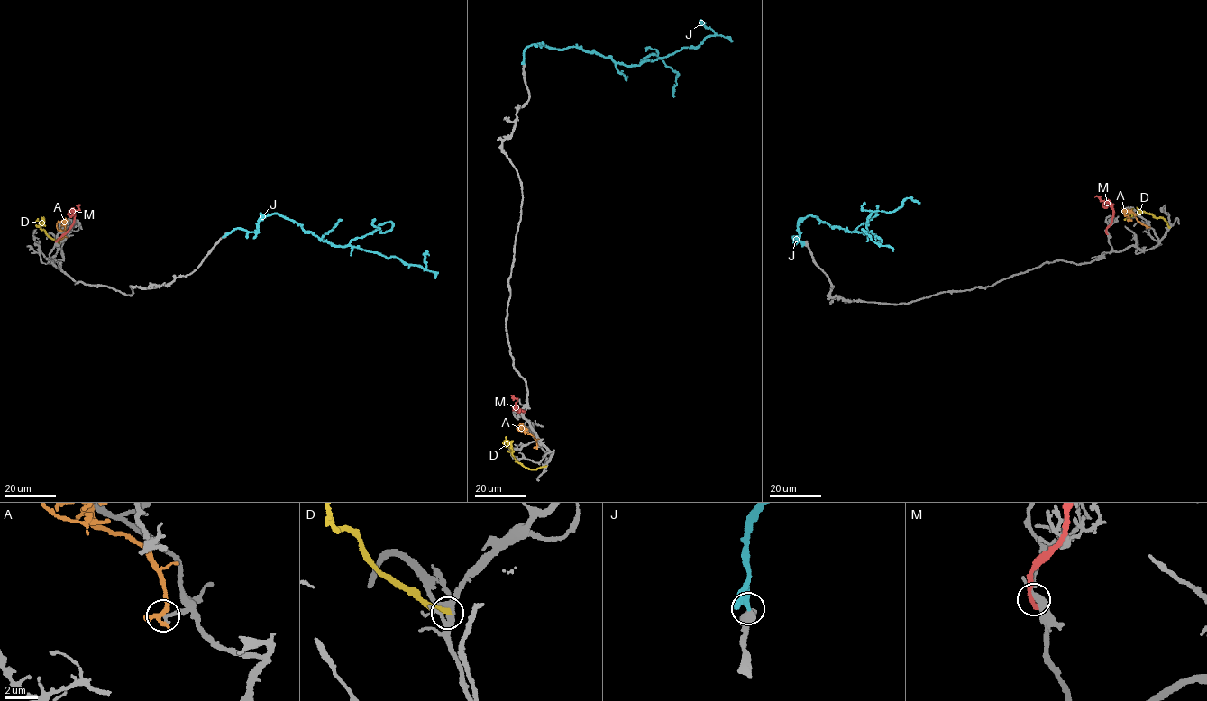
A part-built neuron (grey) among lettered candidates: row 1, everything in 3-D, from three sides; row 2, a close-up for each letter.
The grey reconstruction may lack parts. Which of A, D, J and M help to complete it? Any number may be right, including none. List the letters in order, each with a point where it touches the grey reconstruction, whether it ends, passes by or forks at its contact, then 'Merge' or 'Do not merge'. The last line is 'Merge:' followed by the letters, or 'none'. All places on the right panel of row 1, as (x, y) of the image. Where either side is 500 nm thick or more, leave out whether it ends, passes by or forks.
A: Touches grey at (1147, 226). It passes by. Do not merge
D: Touches grey at (1169, 227). It ends there. Do not merge
J: Touches grey at (804, 244). Do not merge
M: Touches grey at (1107, 233). It ends there. Do not merge
Merge: none

